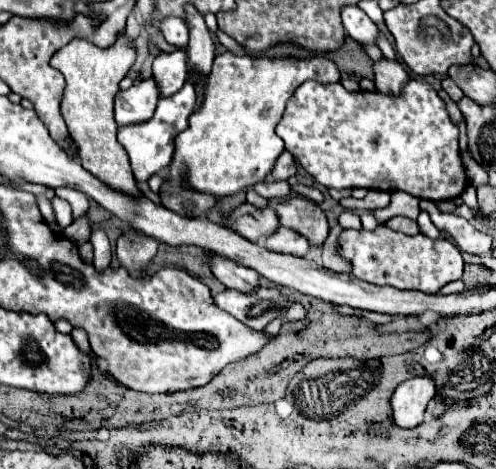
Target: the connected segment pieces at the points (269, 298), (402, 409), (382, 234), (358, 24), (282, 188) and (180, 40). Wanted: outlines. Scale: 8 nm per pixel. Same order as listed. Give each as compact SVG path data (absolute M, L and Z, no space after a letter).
M259 287L255 295L239 295L239 291L225 289L213 295L215 305L235 319L249 323L253 329L265 329L271 319L277 317L277 311L285 307L285 297L279 289Z
M413 377L401 383L391 397L393 421L401 429L413 429L423 421L423 411L435 395L435 385L429 377Z
M379 225L375 231L345 229L339 237L339 251L353 263L351 275L373 285L391 285L397 289L439 293L443 285L461 279L463 275L461 251L449 239L433 241L423 233L409 237L383 225Z
M343 7L341 17L347 35L359 41L361 45L373 45L377 41L379 27L359 7Z
M269 177L267 183L259 183L259 187L253 187L253 191L265 199L283 199L291 195L291 185L287 181L275 181Z
M163 19L159 27L161 27L167 43L171 43L175 47L187 47L189 29L187 29L187 23L183 19Z

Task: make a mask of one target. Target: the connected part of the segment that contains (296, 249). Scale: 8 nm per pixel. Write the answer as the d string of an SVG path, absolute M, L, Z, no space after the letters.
M281 227L275 235L269 235L263 243L265 249L275 251L275 253L289 253L289 255L297 255L297 257L307 257L309 253L309 243L303 235Z

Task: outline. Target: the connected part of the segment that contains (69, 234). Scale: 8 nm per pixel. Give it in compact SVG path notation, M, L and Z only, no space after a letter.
M85 214L74 220L71 225L63 230L64 236L75 242L77 245L87 242L92 231L87 218L88 214Z

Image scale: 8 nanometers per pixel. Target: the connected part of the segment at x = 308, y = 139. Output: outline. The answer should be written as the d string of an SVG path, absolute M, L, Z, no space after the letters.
M411 79L399 97L387 97L379 91L349 93L341 83L303 83L287 101L283 119L277 125L277 135L283 137L285 149L305 171L327 189L365 187L377 191L405 191L419 199L443 201L459 197L467 187L467 175L457 147L459 131L451 123L445 103L425 81Z

